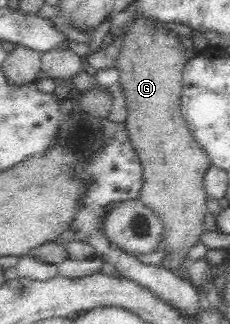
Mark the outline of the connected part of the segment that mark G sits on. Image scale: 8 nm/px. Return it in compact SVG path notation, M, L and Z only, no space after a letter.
M135 19L123 34L123 48L117 59L120 74L120 86L124 89L127 102L127 119L124 121L130 143L141 162L142 186L137 199L143 202L158 218L161 219L163 231L160 244L156 250L164 255L158 266L179 273L188 268L188 252L200 242L204 234L204 218L208 212L208 193L204 186L204 174L211 166L210 157L193 138L193 134L181 115L182 72L184 70L184 49L172 32L156 32L156 22L152 19Z

